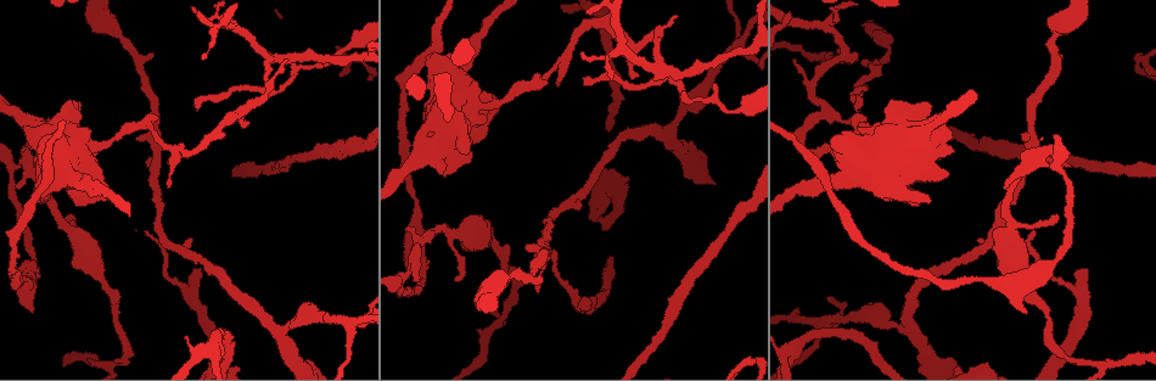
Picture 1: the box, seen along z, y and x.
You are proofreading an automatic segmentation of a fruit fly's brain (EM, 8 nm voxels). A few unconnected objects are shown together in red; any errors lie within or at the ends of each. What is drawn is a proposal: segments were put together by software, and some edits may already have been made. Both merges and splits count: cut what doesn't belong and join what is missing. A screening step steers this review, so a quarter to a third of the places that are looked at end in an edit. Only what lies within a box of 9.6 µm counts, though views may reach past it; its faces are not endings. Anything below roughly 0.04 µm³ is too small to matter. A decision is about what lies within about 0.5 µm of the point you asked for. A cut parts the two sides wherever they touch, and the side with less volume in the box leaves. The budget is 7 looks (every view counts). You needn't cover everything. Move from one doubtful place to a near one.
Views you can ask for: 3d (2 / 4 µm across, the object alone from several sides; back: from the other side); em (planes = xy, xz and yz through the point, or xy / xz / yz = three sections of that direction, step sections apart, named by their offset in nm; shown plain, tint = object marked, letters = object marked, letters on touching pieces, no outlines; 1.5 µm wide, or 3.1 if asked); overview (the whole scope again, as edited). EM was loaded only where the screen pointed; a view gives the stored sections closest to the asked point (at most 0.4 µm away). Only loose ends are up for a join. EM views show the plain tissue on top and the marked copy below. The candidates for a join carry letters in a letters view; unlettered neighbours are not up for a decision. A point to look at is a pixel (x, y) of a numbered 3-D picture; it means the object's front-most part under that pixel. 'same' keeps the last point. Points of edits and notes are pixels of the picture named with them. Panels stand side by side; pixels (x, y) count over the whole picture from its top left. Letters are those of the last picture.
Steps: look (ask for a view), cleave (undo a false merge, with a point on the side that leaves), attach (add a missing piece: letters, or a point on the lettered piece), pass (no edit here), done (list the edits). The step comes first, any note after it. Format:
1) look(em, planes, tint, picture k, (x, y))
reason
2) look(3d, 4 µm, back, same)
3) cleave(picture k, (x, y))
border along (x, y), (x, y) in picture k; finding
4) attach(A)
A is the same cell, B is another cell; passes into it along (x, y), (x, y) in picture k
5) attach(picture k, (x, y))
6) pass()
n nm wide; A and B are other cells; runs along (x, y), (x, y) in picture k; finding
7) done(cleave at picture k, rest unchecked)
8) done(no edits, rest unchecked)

look(em, xy, step 8, tint, picture 1, (1086, 269))
an open end

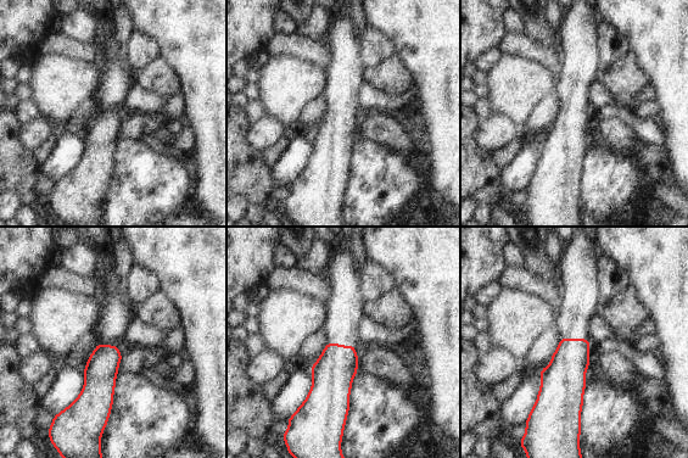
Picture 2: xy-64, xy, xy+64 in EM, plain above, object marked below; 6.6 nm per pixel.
look(em, planes, letters, same)

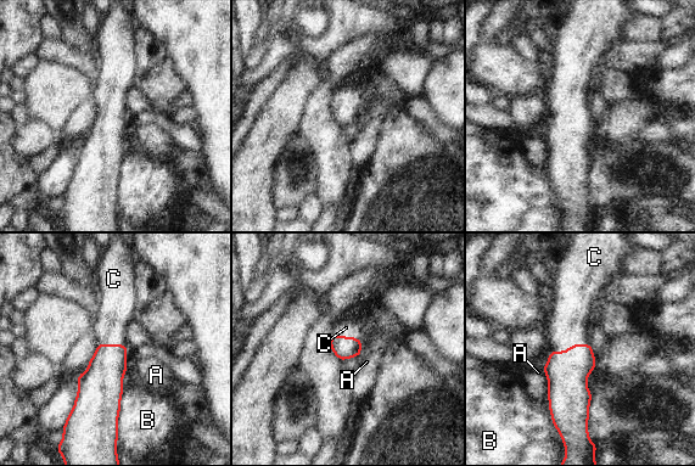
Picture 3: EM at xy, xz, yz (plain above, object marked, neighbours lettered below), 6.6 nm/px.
attach(C)
C is the same cell, A and B are other cells; passes into it along (567, 371), (570, 347), (566, 325) in picture 3; the cell continues

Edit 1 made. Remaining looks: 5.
look(3d, 4 µm, picture 1, (746, 109))
sudden change in width

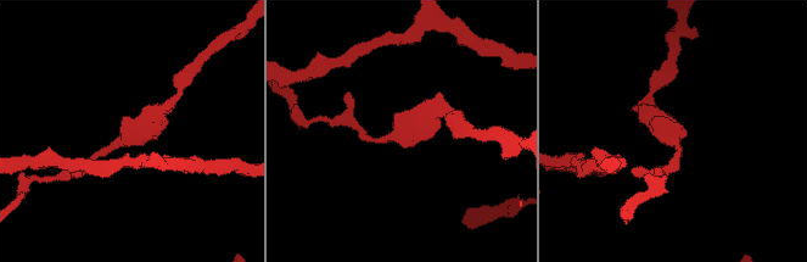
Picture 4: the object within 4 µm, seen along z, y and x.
look(em, xz, step 8, tint, picture 4, (670, 135))
shape alone is not enough

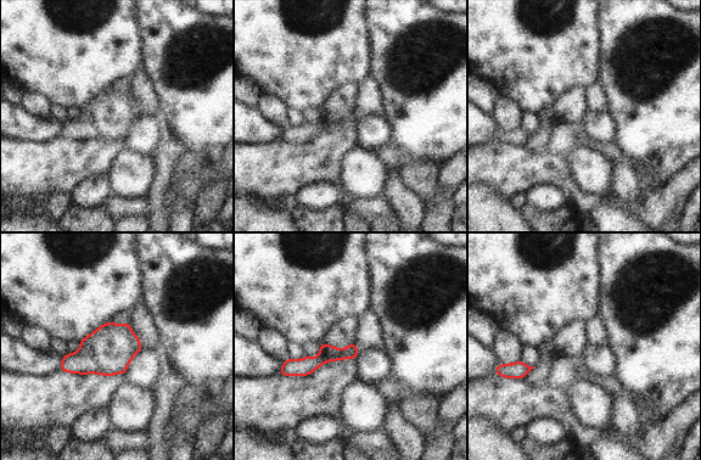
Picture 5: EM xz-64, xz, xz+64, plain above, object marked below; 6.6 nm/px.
look(em, planes, letters, same)
cut it another way

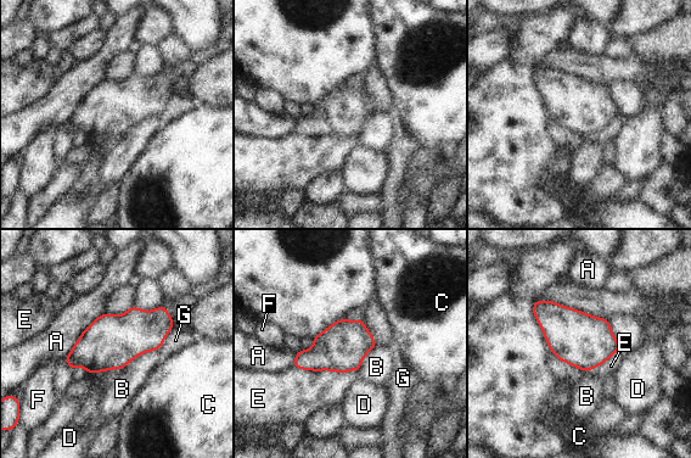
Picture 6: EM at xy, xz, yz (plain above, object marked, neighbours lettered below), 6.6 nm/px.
pass()
A, B, C, D, E, F and G are other cells; border along (156, 350), (142, 352), (121, 370) in picture 6; one cell here

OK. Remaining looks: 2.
look(3d, 2 µm, picture 1, (32, 311))
stops while still wide

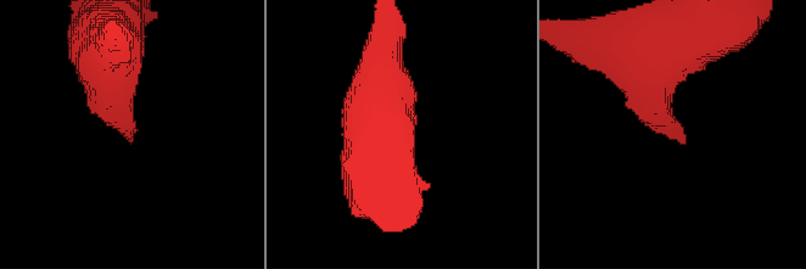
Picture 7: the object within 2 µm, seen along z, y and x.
look(em, planes, letters, picture 7, (685, 140))
shape alone is not enough

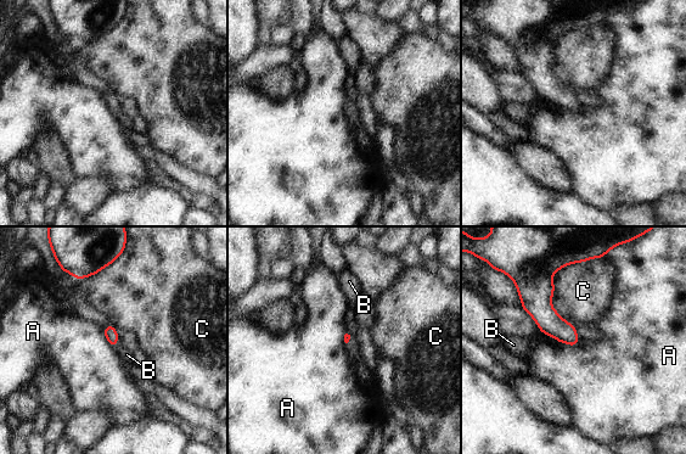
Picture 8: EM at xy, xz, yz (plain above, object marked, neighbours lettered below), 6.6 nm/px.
pass()
A, B and C are other cells; border along (563, 342), (571, 346) in picture 8; no lettered piece goes on from it

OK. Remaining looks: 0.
done(attach at picture 3, rest unchecked)

